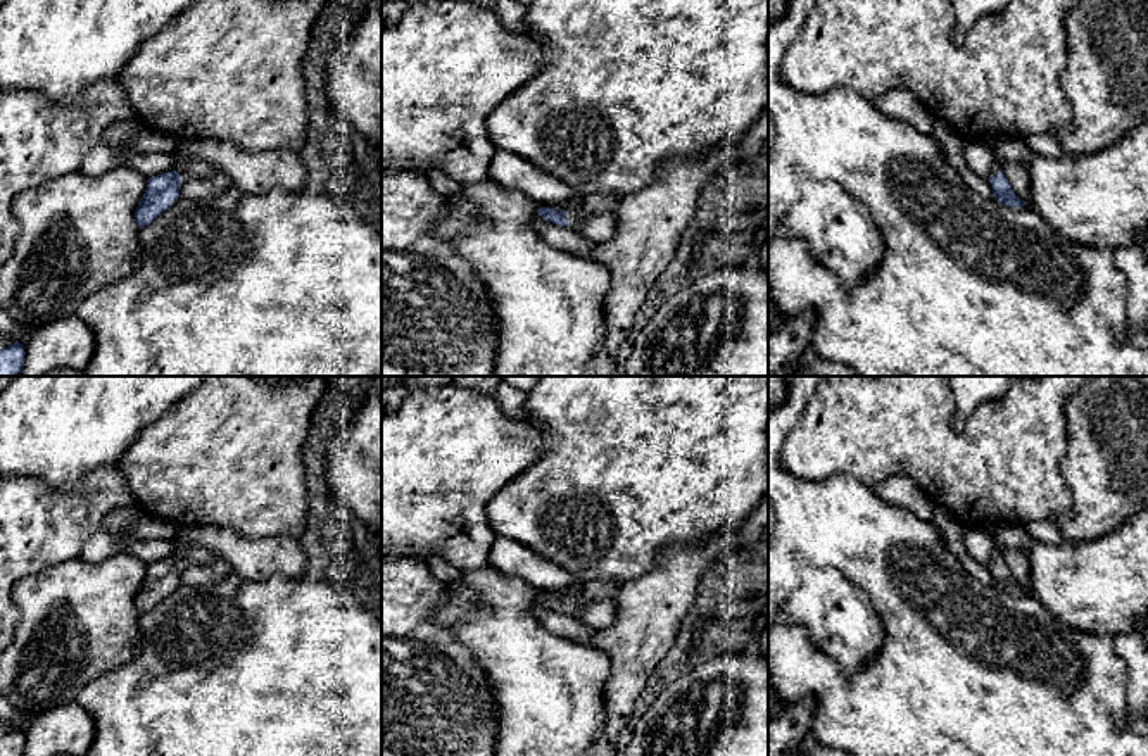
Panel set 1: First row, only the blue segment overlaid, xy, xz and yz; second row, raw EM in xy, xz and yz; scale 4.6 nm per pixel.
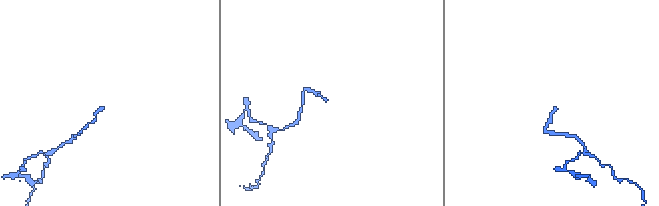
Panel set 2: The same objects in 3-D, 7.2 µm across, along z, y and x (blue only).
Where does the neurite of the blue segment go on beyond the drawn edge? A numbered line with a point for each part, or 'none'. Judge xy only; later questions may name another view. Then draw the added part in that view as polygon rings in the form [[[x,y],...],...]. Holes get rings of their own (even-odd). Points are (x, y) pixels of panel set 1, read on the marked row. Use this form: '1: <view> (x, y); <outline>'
1: xy (195, 170); [[[190,161],[176,167],[176,173],[183,183],[188,180],[214,178],[219,173],[212,162],[205,161]]]

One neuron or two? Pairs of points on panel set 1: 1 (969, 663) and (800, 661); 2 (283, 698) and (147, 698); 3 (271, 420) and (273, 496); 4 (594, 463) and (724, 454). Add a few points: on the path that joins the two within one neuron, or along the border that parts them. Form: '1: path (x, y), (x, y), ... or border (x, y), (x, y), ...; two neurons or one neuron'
1: path (927, 686), (841, 686); one neuron
2: path (249, 698), (182, 698); one neuron
3: path (270, 439), (270, 477); one neuron
4: path (627, 472), (691, 470); one neuron

